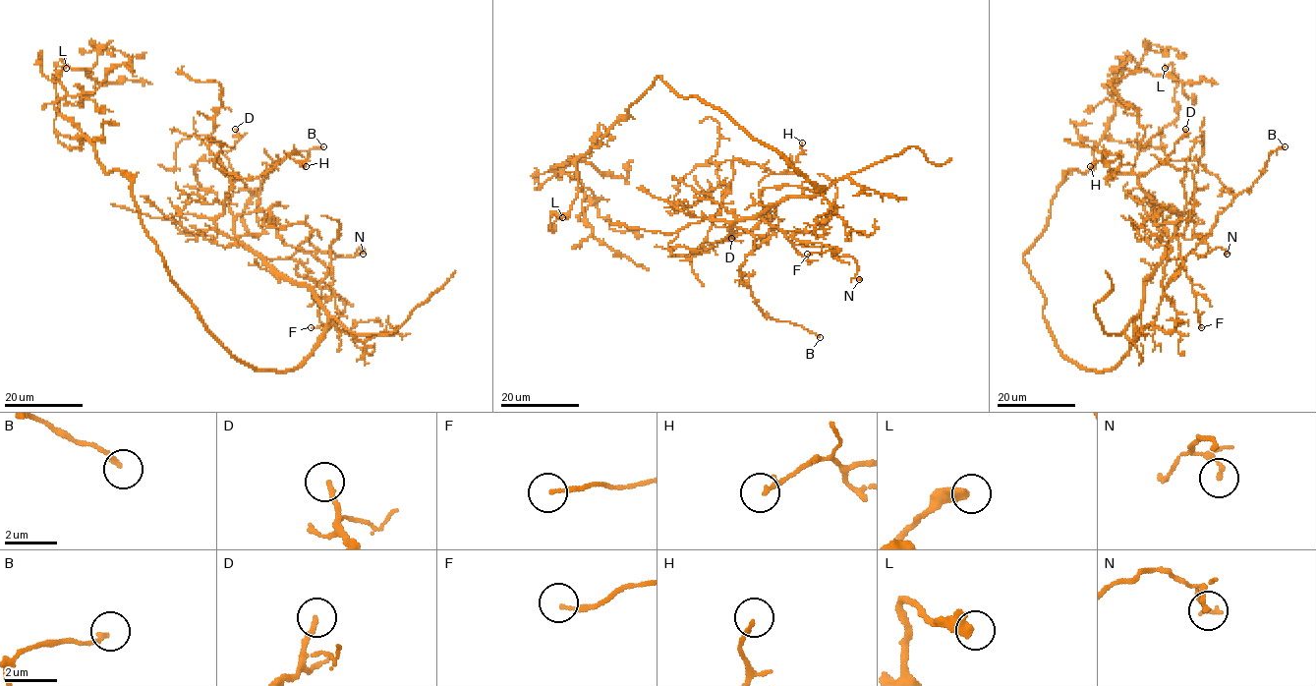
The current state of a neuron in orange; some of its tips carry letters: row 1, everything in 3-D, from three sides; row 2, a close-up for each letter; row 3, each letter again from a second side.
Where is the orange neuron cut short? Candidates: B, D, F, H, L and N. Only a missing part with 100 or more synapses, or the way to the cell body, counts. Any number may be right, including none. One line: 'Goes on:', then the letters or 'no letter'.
Goes on: no letter

